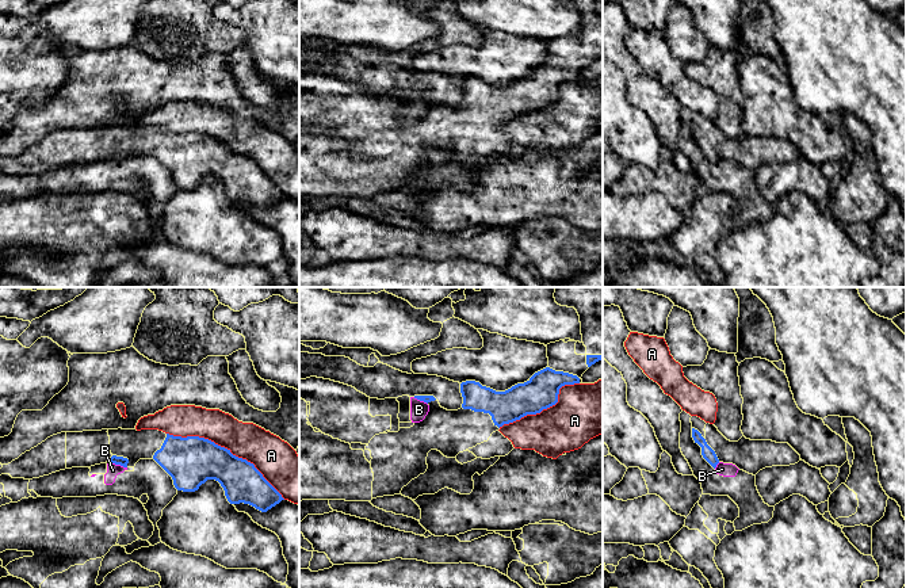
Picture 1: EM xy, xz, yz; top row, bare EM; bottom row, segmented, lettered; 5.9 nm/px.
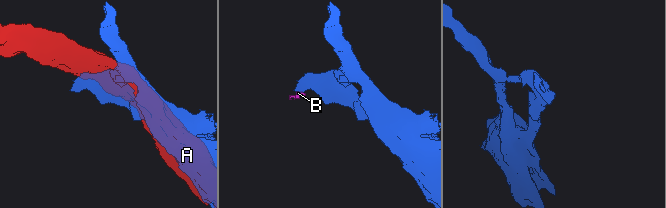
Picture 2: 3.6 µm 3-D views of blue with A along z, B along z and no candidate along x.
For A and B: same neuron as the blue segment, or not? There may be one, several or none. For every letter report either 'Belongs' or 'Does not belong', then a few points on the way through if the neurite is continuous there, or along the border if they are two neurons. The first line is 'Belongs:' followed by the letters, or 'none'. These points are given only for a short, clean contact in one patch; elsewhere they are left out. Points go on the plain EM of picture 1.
Belongs: none
A: Does not belong
B: Does not belong. Boundary: xy (107, 159), (126, 164)

